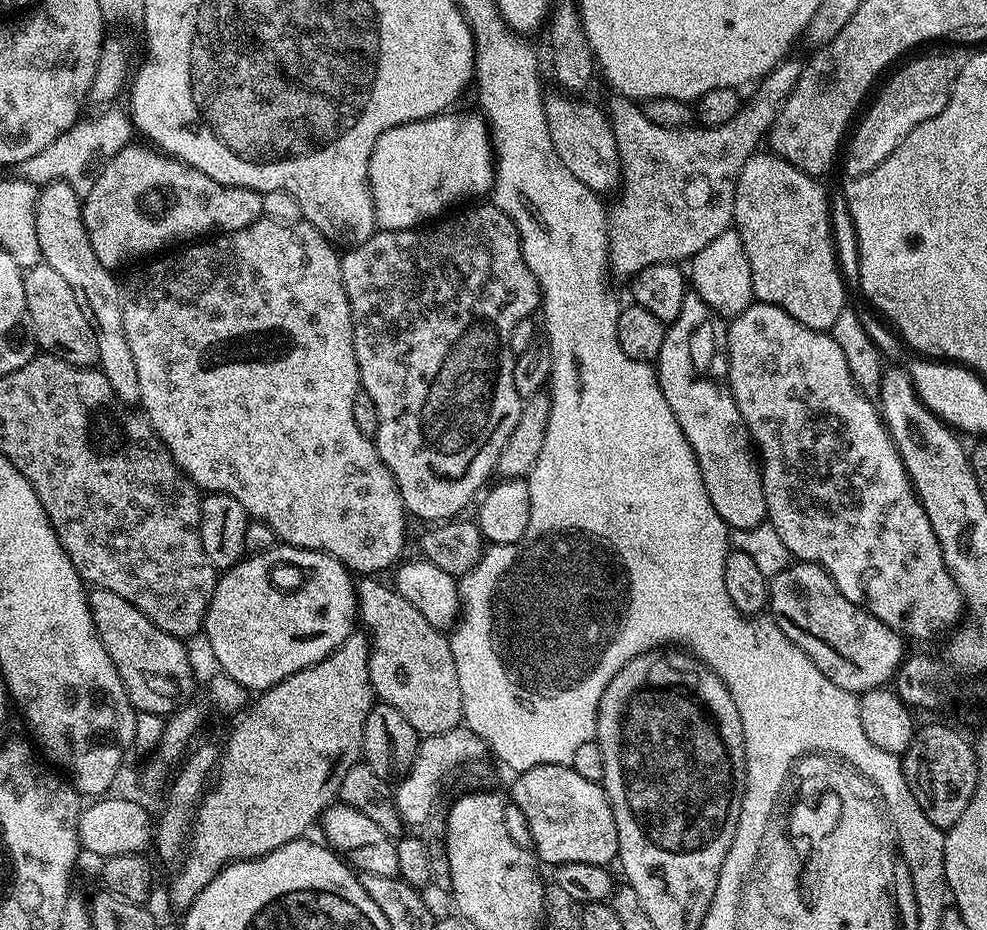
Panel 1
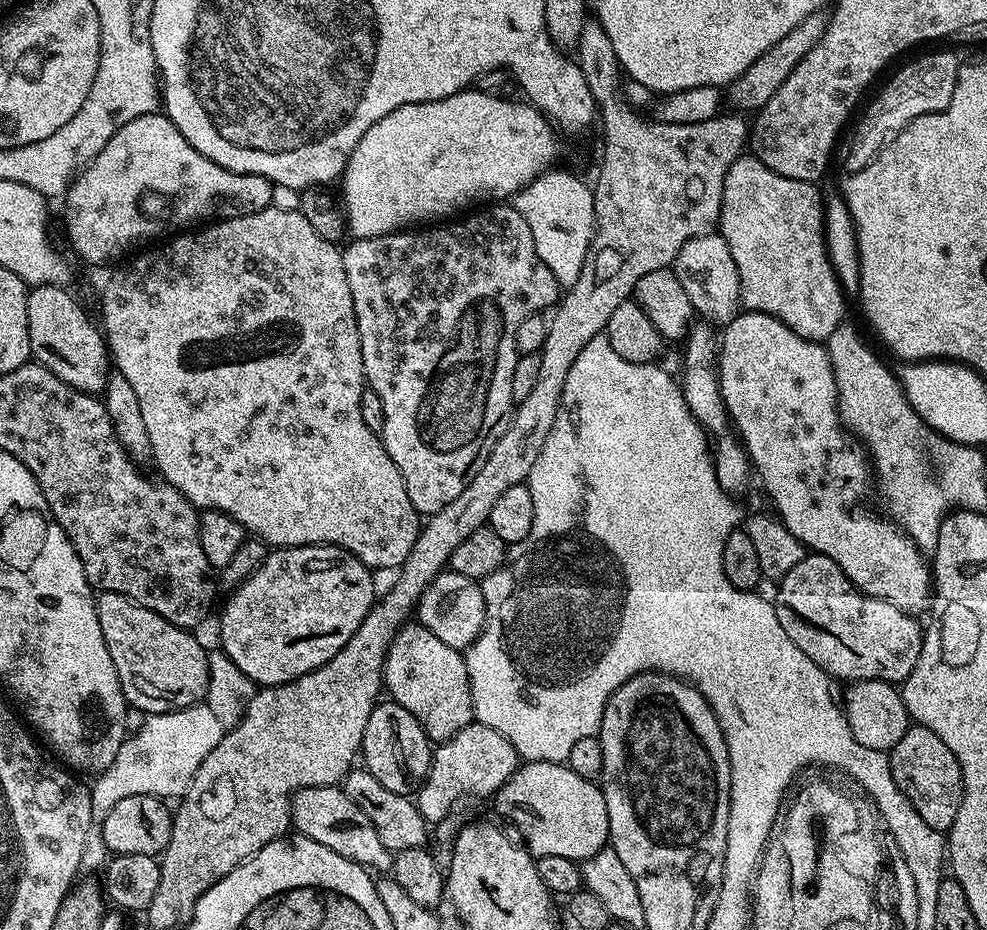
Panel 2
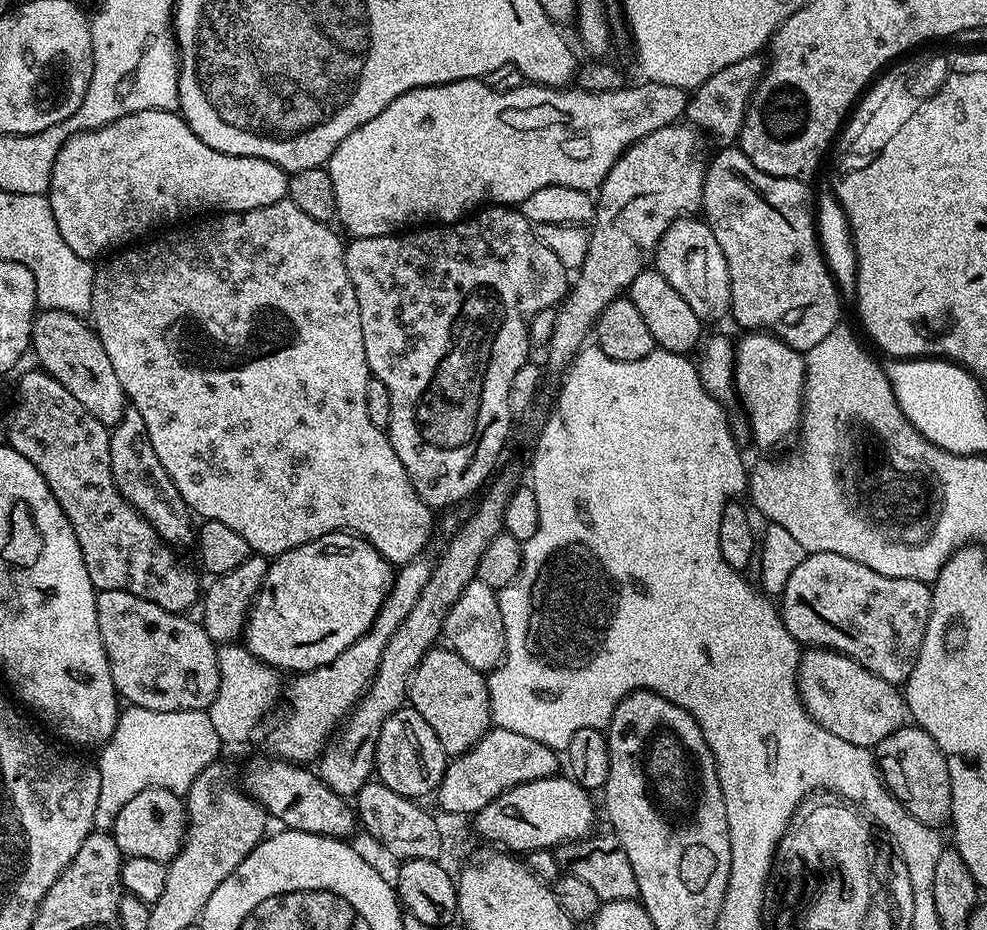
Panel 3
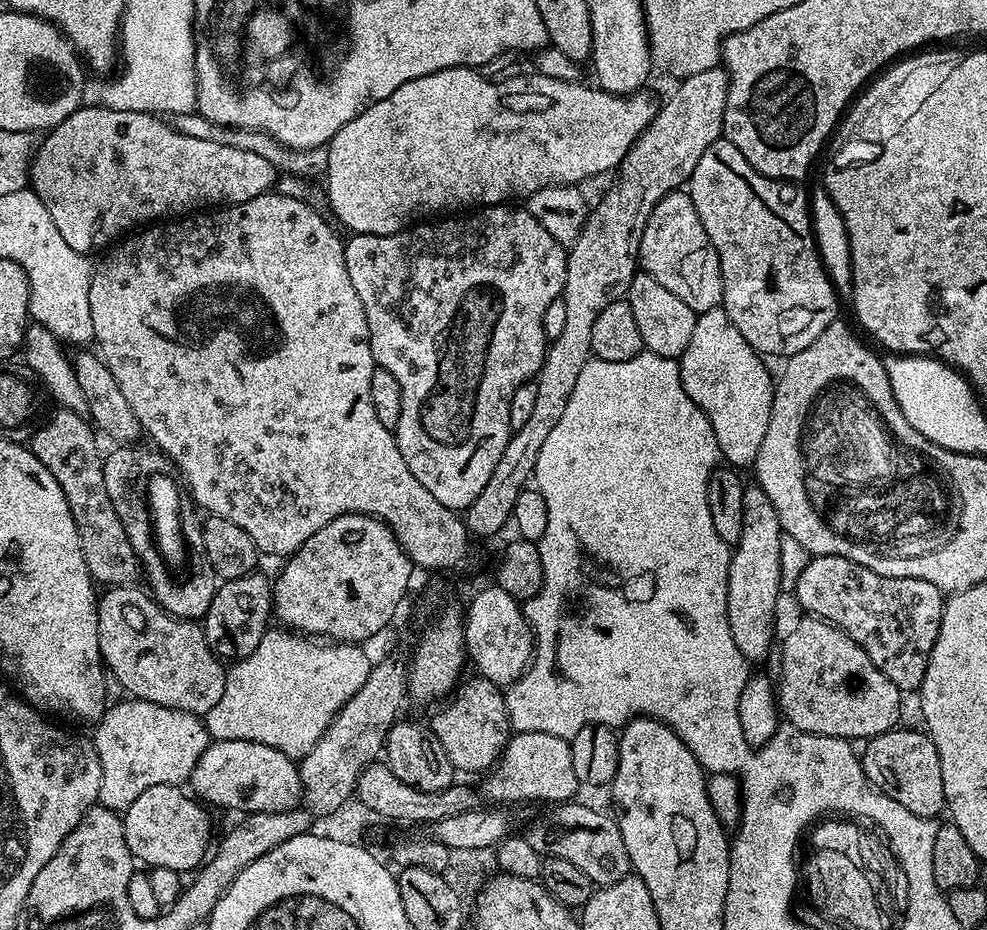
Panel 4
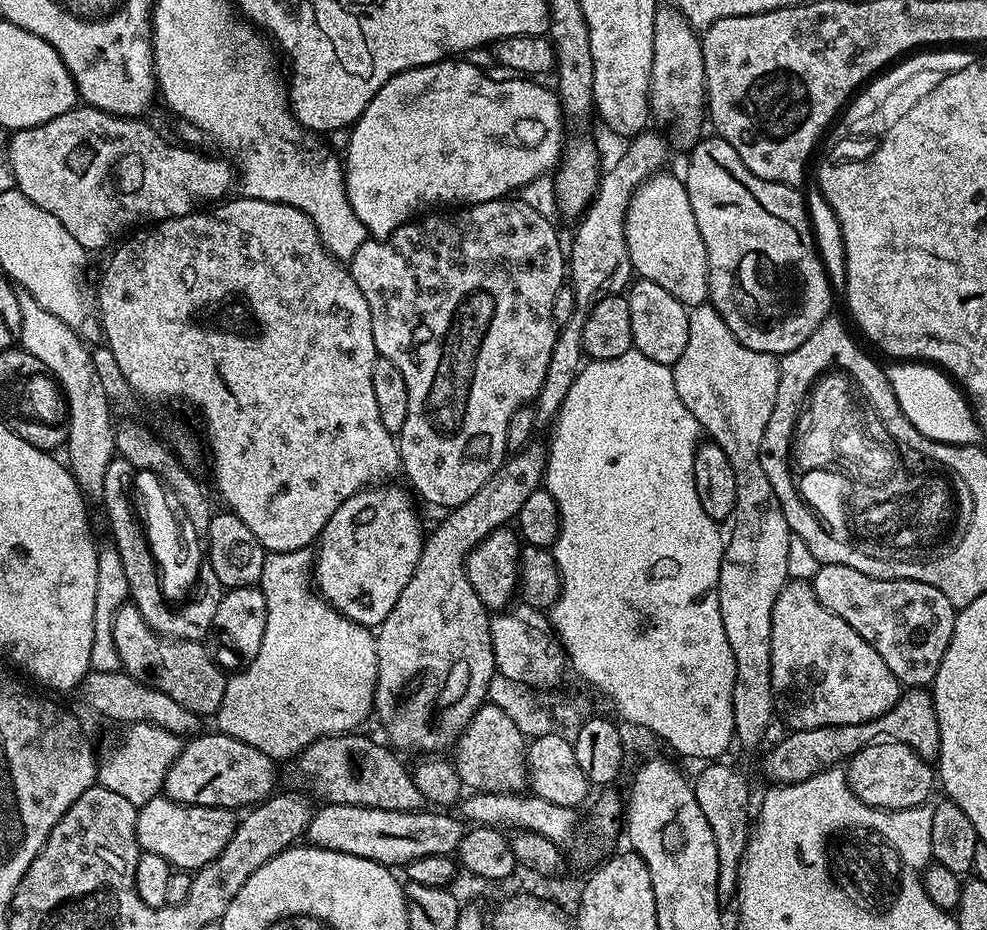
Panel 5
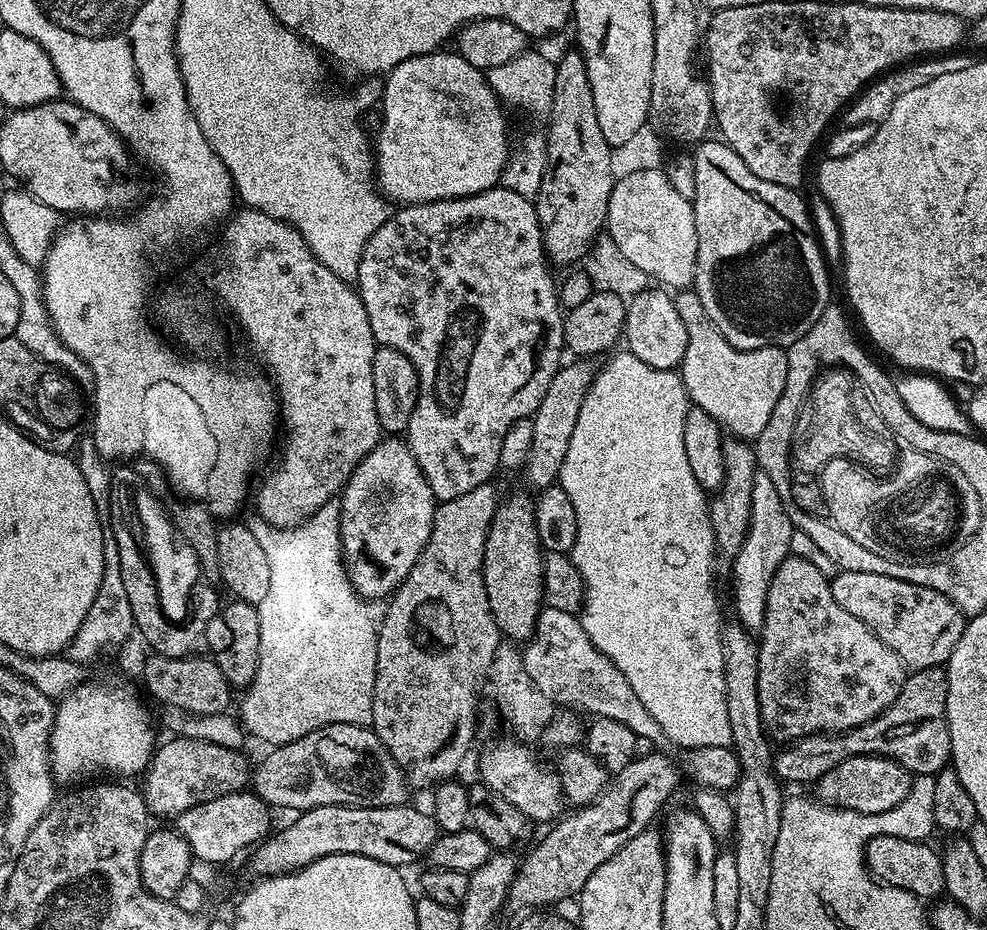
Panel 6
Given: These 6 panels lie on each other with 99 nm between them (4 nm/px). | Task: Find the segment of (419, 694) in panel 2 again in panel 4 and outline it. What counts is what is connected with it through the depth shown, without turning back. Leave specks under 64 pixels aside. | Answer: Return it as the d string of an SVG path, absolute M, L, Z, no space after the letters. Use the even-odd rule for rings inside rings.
M479 674L470 676L435 709L437 712L430 719L430 727L438 742L442 742L442 750L446 750L446 758L450 758L457 773L484 774L504 753L513 726L508 721L508 707L501 685Z

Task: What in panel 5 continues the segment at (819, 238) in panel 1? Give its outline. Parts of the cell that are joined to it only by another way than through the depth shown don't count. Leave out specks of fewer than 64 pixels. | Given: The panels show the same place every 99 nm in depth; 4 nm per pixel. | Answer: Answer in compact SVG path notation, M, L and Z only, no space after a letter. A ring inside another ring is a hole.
M712 134L710 138L701 139L695 148L691 149L688 160L688 173L683 173L682 179L686 186L686 194L690 198L690 210L694 210L694 222L698 222L698 230L702 234L702 242L706 242L706 258L708 259L708 299L707 303L714 306L714 310L718 310L718 314L722 316L722 322L726 322L726 326L730 326L730 334L734 334L734 338L738 342L742 342L742 346L746 346L750 350L758 350L759 352L768 352L777 358L786 352L793 352L798 346L802 346L802 342L806 342L806 338L810 338L810 334L814 334L814 330L818 330L818 326L822 321L827 320L830 315L828 307L832 304L832 295L834 289L828 282L828 275L824 273L824 264L820 261L820 253L816 251L816 237L812 234L812 224L808 221L808 205L805 197L800 196L795 187L791 184L779 184L778 182L766 182L762 178L758 178L758 174L754 174L750 170L746 170L746 162L742 162L742 158L738 154L738 150L734 150L734 146L730 146L730 142L720 139L719 136Z

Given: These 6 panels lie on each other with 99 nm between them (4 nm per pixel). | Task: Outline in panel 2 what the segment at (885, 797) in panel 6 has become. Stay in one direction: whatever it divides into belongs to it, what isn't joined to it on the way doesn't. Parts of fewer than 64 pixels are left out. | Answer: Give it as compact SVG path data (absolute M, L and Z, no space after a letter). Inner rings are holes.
M910 726L906 734L890 750L888 765L897 786L906 794L906 798L918 810L918 814L935 832L944 834L954 826L954 818L958 818L958 806L962 806L964 797L964 779L962 766L958 758L934 734L934 730L923 726Z

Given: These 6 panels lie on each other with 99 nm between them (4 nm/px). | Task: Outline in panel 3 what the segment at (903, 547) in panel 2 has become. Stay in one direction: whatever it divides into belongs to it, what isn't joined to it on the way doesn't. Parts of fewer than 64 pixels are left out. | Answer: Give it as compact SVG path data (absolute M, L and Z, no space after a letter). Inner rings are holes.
M749 331L734 344L736 369L732 375L734 392L740 396L740 404L748 415L748 428L752 431L752 440L760 448L776 448L783 440L797 435L802 423L804 410L804 356L797 348L792 348L770 332Z

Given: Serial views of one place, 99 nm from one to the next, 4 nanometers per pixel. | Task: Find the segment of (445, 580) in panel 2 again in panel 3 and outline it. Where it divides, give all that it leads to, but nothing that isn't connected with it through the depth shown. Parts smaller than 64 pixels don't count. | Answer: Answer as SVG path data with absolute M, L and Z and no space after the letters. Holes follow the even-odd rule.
M471 580L444 619L443 639L447 647L457 652L470 666L485 674L492 671L504 658L504 627L498 610L497 593L486 582Z

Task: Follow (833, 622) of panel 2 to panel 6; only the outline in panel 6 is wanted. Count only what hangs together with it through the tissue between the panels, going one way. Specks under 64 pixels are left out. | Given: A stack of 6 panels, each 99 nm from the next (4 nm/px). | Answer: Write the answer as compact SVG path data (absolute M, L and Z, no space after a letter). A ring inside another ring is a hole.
M843 570L837 571L830 583L834 602L886 642L886 646L898 654L905 669L912 672L947 665L954 646L958 646L958 638L962 638L966 623L964 613L946 598L946 594L938 594L938 590L930 590L930 586L890 578L886 574Z

